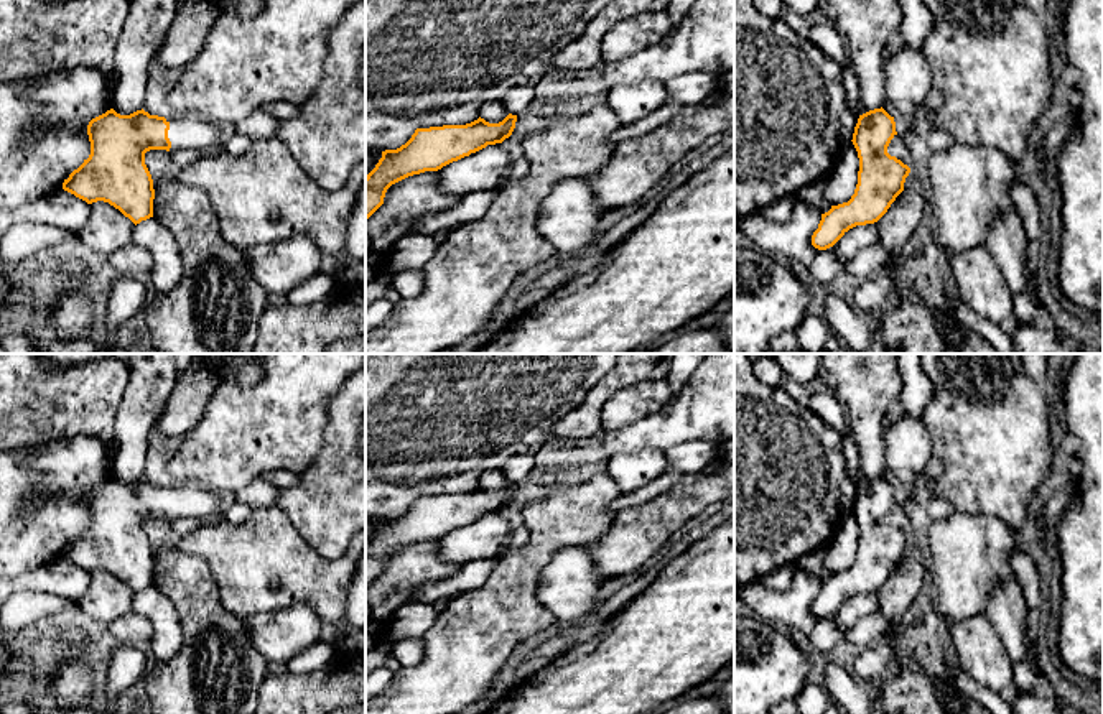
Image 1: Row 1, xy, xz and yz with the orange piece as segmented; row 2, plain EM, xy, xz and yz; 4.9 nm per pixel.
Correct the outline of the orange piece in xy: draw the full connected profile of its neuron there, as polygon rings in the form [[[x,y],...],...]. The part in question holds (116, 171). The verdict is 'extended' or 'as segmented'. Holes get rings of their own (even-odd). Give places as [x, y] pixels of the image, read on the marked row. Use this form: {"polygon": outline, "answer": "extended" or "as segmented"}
{"polygon": [[[110,109],[89,122],[91,155],[64,179],[63,189],[87,204],[109,202],[137,225],[153,217],[155,189],[145,165],[145,153],[150,150],[199,150],[211,153],[222,146],[227,133],[229,130],[196,117],[158,117],[150,115],[143,109],[130,115],[120,115]]], "answer": "extended"}

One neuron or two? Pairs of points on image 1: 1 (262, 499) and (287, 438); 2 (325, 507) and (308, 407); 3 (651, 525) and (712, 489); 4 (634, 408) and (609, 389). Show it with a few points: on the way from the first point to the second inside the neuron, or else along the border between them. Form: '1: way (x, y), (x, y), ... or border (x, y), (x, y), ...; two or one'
1: border (260, 474), (229, 499); two
2: border (326, 417), (323, 446), (300, 474); two
3: way (665, 514), (697, 491); one
4: border (649, 379), (618, 390), (603, 407), (600, 426); two

